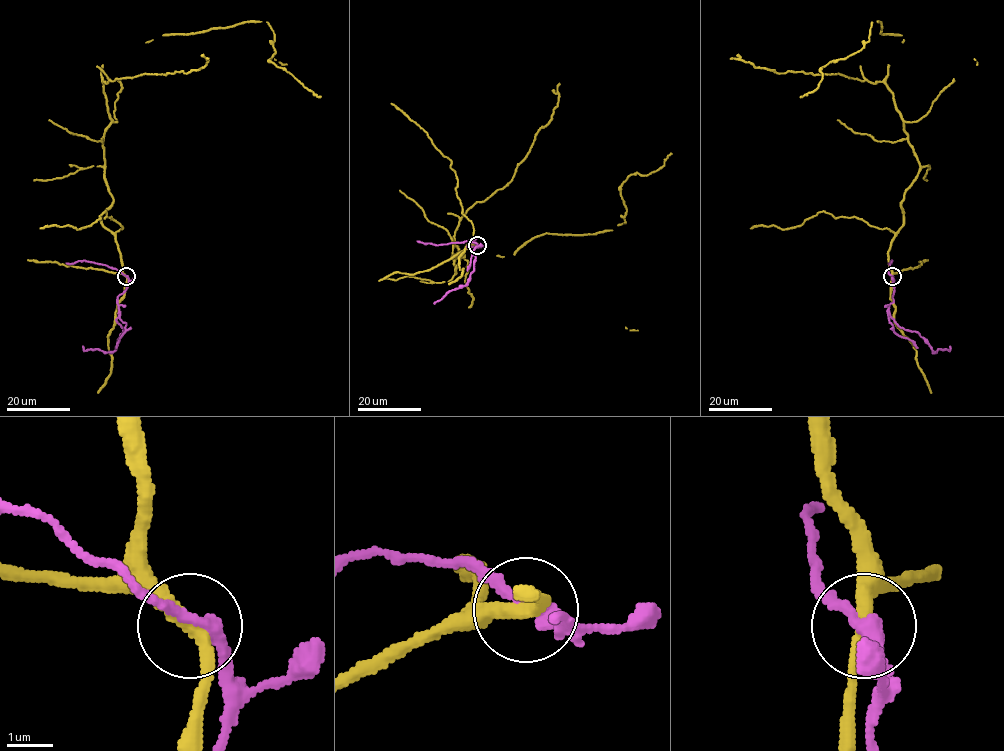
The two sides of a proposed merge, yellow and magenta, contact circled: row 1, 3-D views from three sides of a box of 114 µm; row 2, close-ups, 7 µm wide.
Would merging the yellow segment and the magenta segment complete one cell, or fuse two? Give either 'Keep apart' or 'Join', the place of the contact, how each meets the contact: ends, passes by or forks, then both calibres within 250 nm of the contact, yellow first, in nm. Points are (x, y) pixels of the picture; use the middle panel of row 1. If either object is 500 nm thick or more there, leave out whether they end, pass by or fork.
Keep apart. Place: (477, 245). At the ring yellow passes by. At the ring magenta passes by. Thickness 320 nm (yellow) against 280 nm

